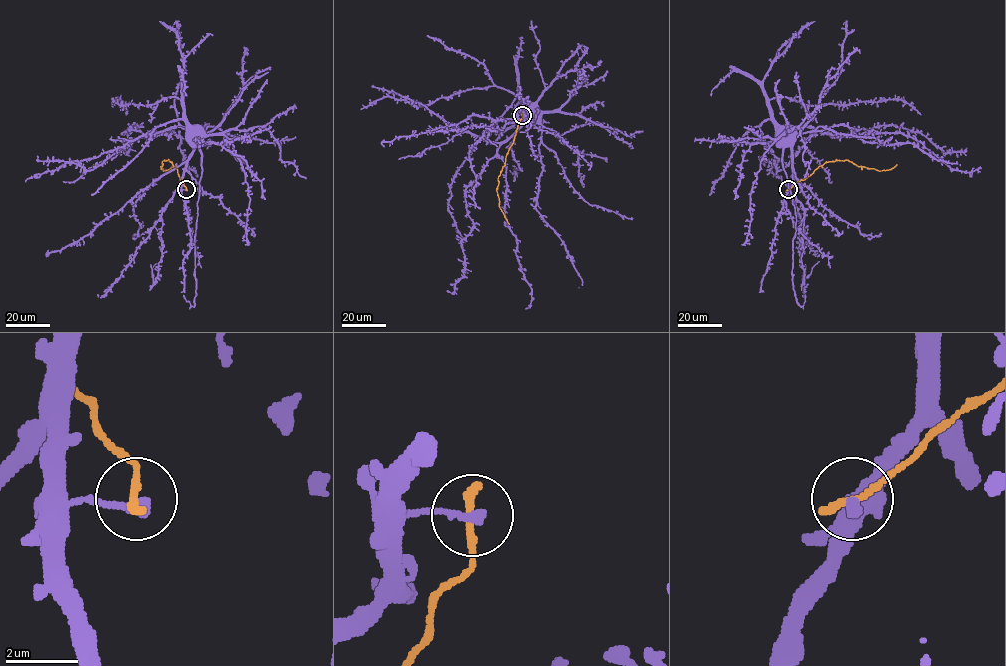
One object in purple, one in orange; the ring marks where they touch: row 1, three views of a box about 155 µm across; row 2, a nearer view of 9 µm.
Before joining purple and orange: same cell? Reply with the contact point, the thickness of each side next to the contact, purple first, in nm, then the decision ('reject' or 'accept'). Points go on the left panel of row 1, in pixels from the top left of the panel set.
(186, 189) | 320/280 nm | reject

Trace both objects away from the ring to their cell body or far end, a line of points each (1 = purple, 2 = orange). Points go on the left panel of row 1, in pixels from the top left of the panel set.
1: (186, 189), (181, 189), (182, 174), (193, 147), (188, 132), (194, 128)
2: (186, 189), (177, 169), (169, 160), (164, 160), (160, 167), (163, 170), (169, 169), (173, 164)

